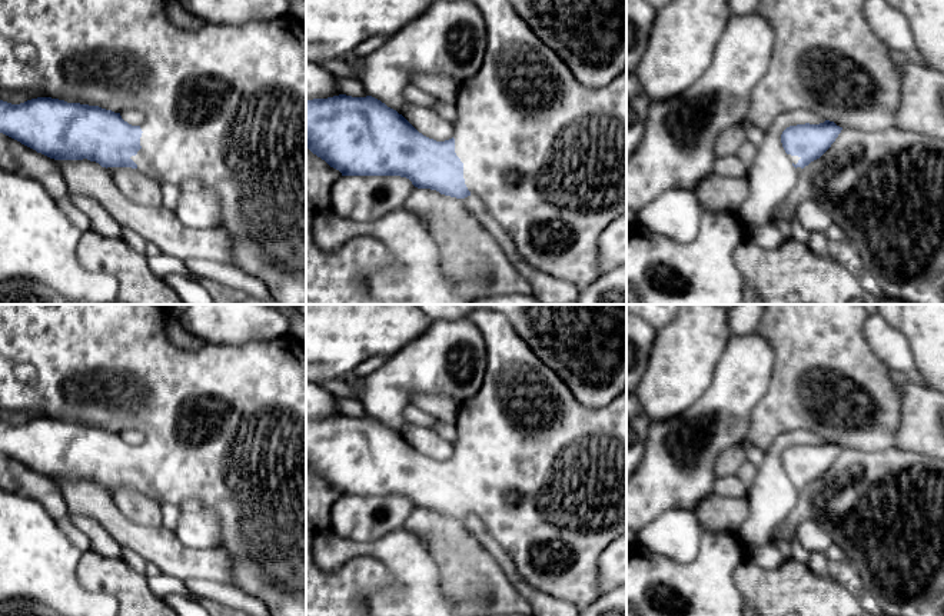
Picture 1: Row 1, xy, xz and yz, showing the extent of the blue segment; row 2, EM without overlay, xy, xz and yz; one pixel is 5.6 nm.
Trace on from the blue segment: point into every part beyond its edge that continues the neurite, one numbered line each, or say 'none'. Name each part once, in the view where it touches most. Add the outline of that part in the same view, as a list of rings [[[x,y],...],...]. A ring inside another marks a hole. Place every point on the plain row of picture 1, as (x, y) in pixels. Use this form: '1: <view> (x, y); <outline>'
1: xy (226, 423); [[[0,304],[0,410],[17,412],[36,412],[43,417],[64,420],[67,423],[80,423],[89,426],[99,426],[114,433],[133,429],[144,436],[140,444],[142,469],[130,479],[137,485],[137,490],[146,497],[163,505],[170,503],[180,506],[187,499],[199,499],[209,509],[212,509],[222,523],[222,542],[220,547],[232,556],[235,586],[243,593],[260,599],[269,609],[272,616],[306,616],[306,352],[305,343],[292,334],[285,334],[270,340],[253,340],[243,344],[222,344],[206,343],[197,350],[183,350],[173,344],[167,336],[167,323],[170,314],[164,304]]]

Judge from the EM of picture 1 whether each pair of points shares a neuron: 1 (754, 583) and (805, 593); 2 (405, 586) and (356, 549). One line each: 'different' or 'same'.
1: same
2: same

